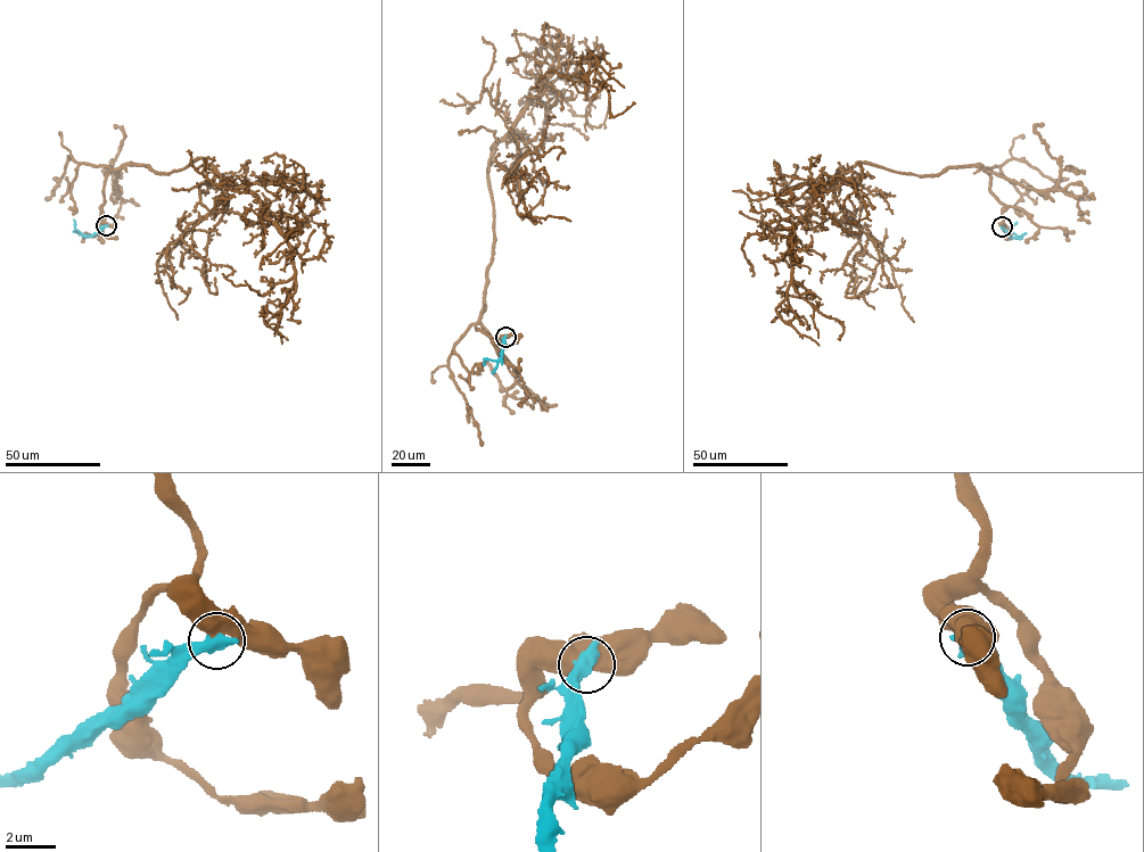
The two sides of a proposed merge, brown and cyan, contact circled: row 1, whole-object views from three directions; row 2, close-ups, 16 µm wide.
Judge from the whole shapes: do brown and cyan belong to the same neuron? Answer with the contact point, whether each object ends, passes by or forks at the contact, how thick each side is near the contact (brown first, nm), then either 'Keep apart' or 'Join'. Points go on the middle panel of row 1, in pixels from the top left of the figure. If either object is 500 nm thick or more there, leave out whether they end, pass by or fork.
Place: (505, 337). Thickness 650 nm (brown) against 550 nm. Keep apart

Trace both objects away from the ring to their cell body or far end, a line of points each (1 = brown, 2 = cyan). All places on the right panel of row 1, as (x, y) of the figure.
1: (1002, 226), (979, 166), (856, 163), (789, 239), (813, 298), (776, 291), (786, 281)
2: (1002, 226), (1010, 237), (1015, 238), (1011, 228), (1017, 222)

